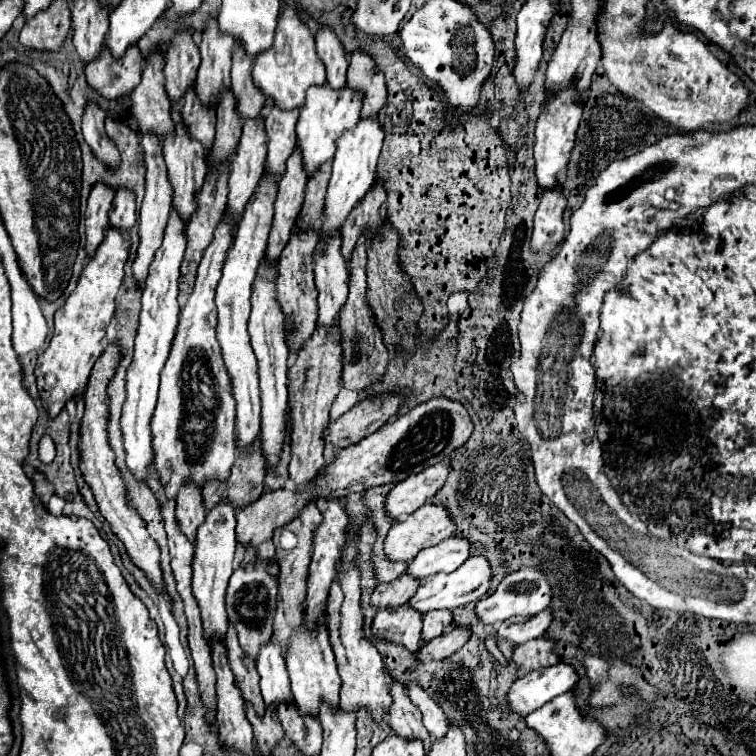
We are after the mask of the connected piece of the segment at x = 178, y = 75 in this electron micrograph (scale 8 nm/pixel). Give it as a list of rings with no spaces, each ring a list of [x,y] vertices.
[[[182,31],[172,41],[164,65],[166,93],[172,105],[180,107],[184,95],[196,85],[198,67],[200,67],[200,49],[192,37],[192,31]]]

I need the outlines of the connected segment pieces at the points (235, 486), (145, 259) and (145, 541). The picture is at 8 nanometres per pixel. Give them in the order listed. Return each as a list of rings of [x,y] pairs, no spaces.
[[[254,445],[254,457],[238,457],[238,461],[234,461],[230,481],[222,485],[222,489],[214,489],[214,485],[206,485],[206,489],[202,489],[206,511],[214,509],[220,501],[232,503],[234,509],[254,503],[262,493],[264,477],[266,469],[262,469],[262,453],[258,453],[258,445]]]
[[[144,135],[144,137],[140,137],[140,141],[142,141],[142,149],[144,149],[144,161],[146,161],[146,197],[144,197],[142,209],[140,209],[140,229],[138,229],[140,245],[136,251],[136,259],[132,263],[132,277],[134,277],[136,285],[142,289],[146,285],[148,267],[154,261],[154,255],[162,245],[164,229],[168,225],[172,205],[170,205],[170,181],[168,181],[166,163],[162,157],[162,145],[158,143],[158,139],[154,135]]]
[[[110,345],[106,349],[106,353],[102,353],[102,357],[96,361],[86,393],[84,393],[84,403],[86,403],[86,411],[82,417],[82,425],[80,425],[80,469],[84,473],[86,483],[92,487],[92,493],[96,497],[96,503],[100,507],[100,513],[106,517],[106,521],[110,523],[112,531],[118,535],[118,539],[126,545],[128,555],[132,557],[132,561],[146,571],[148,579],[152,581],[154,587],[162,589],[162,575],[160,575],[160,549],[158,545],[150,539],[150,535],[146,533],[144,521],[140,521],[140,517],[128,509],[126,505],[126,491],[122,485],[122,477],[114,465],[114,453],[108,447],[108,437],[106,437],[106,377],[110,377],[110,373],[114,373],[114,365],[118,365],[120,361],[120,351],[116,345]]]

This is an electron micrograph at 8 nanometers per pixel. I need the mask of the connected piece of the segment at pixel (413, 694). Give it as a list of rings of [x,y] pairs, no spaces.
[[[410,685],[408,687],[408,697],[420,709],[422,721],[424,721],[426,729],[430,731],[430,735],[434,739],[442,739],[448,733],[448,721],[446,721],[446,715],[442,713],[440,705],[434,703],[434,699],[430,699],[424,693],[424,689],[420,689],[418,685]]]

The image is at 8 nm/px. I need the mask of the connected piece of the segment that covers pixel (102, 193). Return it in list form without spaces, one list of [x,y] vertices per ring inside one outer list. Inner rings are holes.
[[[94,185],[90,197],[88,197],[88,209],[86,209],[86,253],[92,257],[92,251],[100,245],[100,239],[104,239],[104,229],[108,225],[108,213],[112,207],[114,191],[106,189],[104,185]]]

